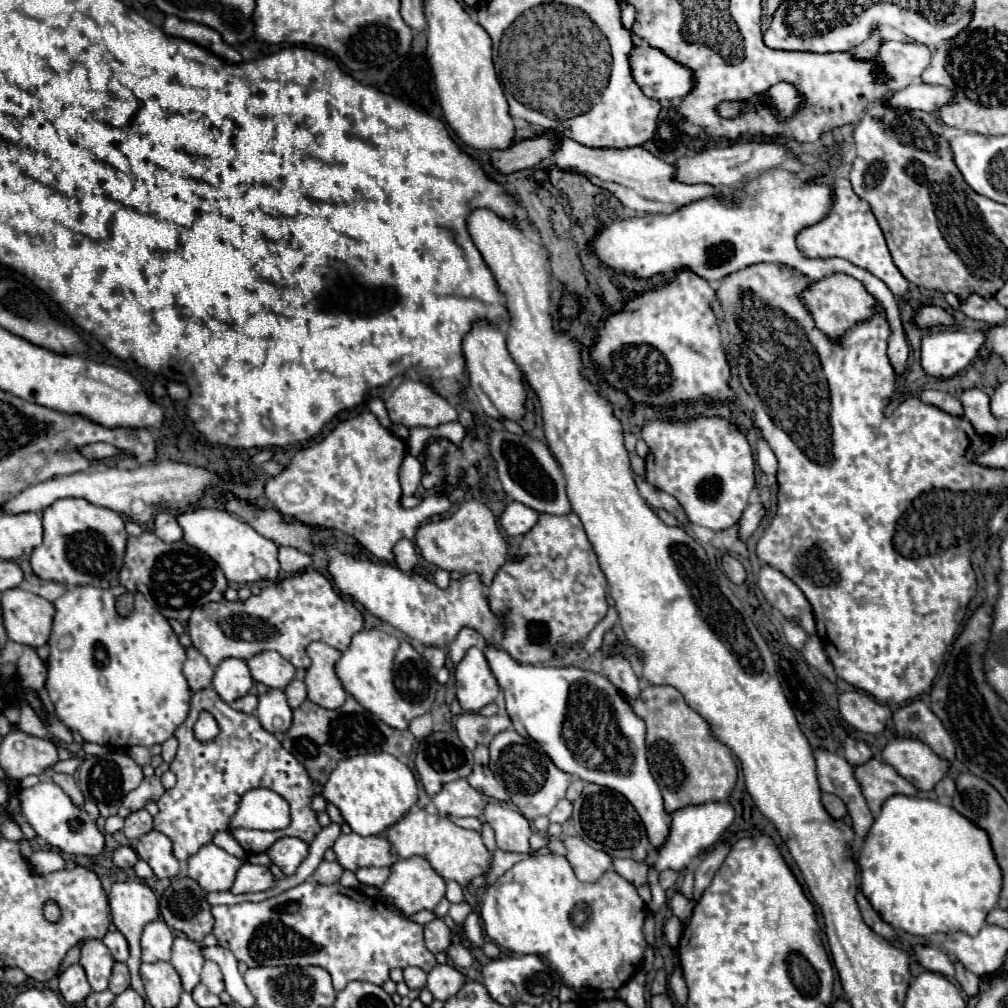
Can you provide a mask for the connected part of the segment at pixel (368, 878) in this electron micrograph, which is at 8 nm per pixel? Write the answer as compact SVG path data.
M362 867L356 871L356 877L360 883L370 885L370 887L380 887L388 879L390 869L388 867Z

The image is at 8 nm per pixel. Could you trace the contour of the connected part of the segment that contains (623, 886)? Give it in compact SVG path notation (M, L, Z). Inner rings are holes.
M554 853L518 861L494 885L488 885L480 905L484 931L494 943L514 953L538 955L550 969L560 973L562 981L570 989L586 987L596 991L620 989L624 981L636 973L644 949L648 947L642 933L646 915L648 909L636 893L636 887L616 871L606 871L596 883L582 883L572 873L568 859Z

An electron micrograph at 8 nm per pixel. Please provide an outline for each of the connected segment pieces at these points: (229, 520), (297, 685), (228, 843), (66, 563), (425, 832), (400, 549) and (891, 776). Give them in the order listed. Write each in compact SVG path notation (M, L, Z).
M196 509L182 513L178 517L180 527L184 529L184 541L188 545L208 553L224 571L228 581L234 583L258 583L258 581L274 581L280 573L278 561L278 545L272 539L262 537L256 529L252 529L244 519L220 509Z
M292 679L292 681L286 685L284 695L286 695L286 699L288 699L288 705L290 705L292 709L296 709L296 707L306 699L304 681L300 681L300 679Z
M230 831L218 833L218 835L214 837L214 843L216 843L216 845L220 845L220 847L222 847L224 851L228 851L230 855L234 855L234 857L238 857L238 859L244 859L244 849L242 849L242 847L238 847L238 843L232 839Z
M60 499L56 503L52 503L48 509L44 509L42 521L44 521L44 541L40 547L36 547L32 551L32 557L30 557L32 571L40 579L52 579L52 581L58 581L64 585L100 585L102 579L106 579L108 583L118 581L118 573L124 565L126 539L128 539L128 535L124 531L122 515L118 515L112 509L96 507L88 501Z
M412 809L392 827L388 827L388 841L392 845L394 857L408 859L412 855L420 855L444 881L456 881L460 885L466 885L474 877L484 875L490 867L490 855L482 843L480 833L462 829L454 825L448 817L430 815L426 809Z
M400 539L392 547L392 553L394 553L394 563L400 565L400 569L408 569L408 571L414 569L418 557L416 557L416 551L414 551L414 543L410 539Z
M876 757L864 765L858 765L854 773L862 785L862 793L872 813L880 813L880 805L892 795L898 795L898 793L916 795L918 793L918 789L910 781L900 777L890 765L884 765Z

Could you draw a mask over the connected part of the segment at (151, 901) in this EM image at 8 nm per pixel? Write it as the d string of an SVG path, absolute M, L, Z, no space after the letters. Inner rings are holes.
M118 881L112 885L112 891L108 895L108 903L110 903L110 913L112 913L112 923L116 925L116 929L128 939L128 947L130 947L130 959L126 961L128 969L130 969L130 977L132 977L132 989L142 993L144 1001L146 1001L146 991L142 987L142 979L140 979L140 935L146 923L156 921L158 919L158 901L156 895L152 893L152 889L142 883L142 881Z

